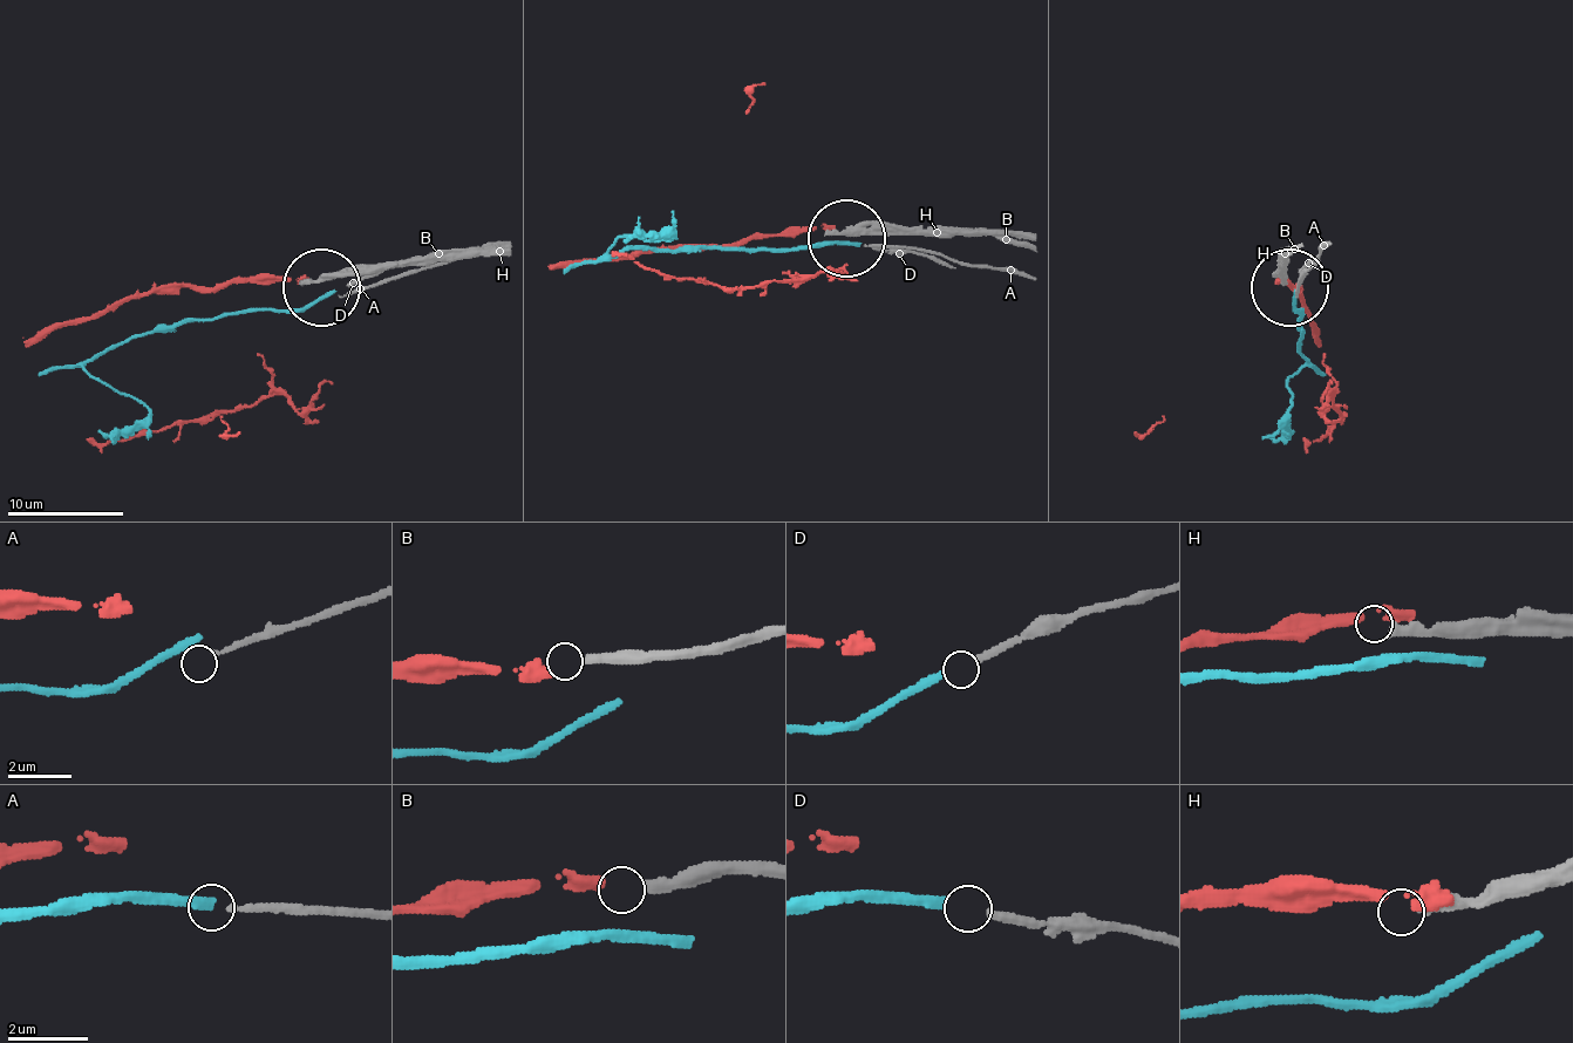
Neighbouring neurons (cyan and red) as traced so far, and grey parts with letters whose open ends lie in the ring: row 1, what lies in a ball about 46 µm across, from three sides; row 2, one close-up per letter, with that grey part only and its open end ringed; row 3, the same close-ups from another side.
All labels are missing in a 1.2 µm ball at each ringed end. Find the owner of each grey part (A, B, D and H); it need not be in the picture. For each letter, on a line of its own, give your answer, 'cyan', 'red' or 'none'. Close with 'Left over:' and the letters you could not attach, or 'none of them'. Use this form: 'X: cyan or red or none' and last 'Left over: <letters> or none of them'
A: none
B: red
D: cyan
H: none
Left over: A, H

